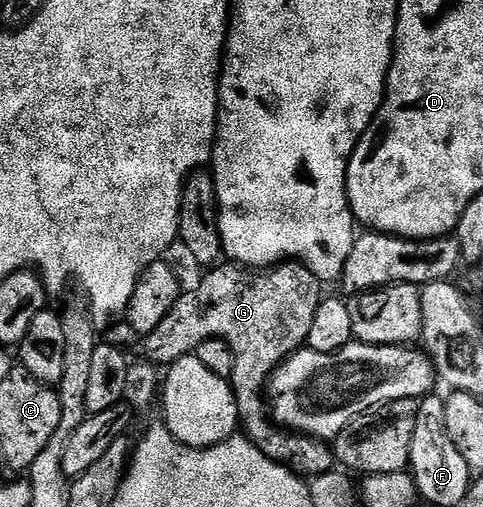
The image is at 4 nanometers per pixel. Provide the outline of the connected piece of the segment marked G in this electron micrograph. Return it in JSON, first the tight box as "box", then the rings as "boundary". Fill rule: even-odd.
{"box":[143,262,334,478],"boundary":[[[224,262],[213,267],[200,280],[200,285],[193,292],[181,291],[178,302],[174,302],[174,310],[166,314],[166,318],[154,331],[143,337],[144,352],[149,361],[159,361],[159,356],[168,352],[168,340],[192,340],[199,342],[218,338],[224,340],[230,350],[234,350],[234,374],[231,378],[232,393],[236,396],[236,405],[240,415],[239,427],[250,443],[258,446],[266,458],[284,465],[301,478],[321,476],[333,471],[334,452],[325,441],[315,440],[313,436],[304,436],[300,432],[293,432],[280,427],[270,415],[269,405],[266,403],[265,388],[272,372],[285,358],[299,352],[308,343],[310,326],[314,323],[314,314],[318,310],[322,299],[322,281],[313,274],[307,266],[299,262],[281,262],[270,268],[257,270],[241,266],[235,262]]]}

